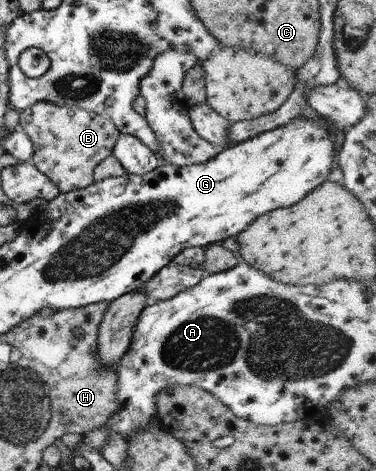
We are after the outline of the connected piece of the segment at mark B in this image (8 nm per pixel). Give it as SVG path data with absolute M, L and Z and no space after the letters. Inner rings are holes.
M39 102L18 114L18 125L33 147L31 160L35 169L48 177L59 193L83 189L93 183L95 165L112 155L113 145L120 134L111 120L78 107Z

